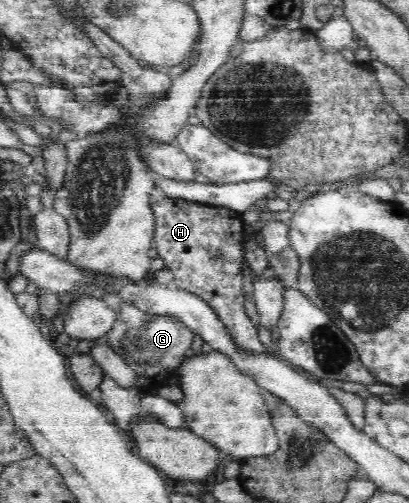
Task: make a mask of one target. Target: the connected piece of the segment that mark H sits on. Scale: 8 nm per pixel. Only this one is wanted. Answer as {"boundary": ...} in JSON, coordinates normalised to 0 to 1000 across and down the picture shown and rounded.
{"boundary":[[[423,390],[369,400],[367,412],[379,435],[377,487],[428,551],[423,571],[487,588],[528,618],[550,656],[589,698],[645,700],[645,686],[631,676],[631,656],[606,634],[597,612],[592,523],[601,473],[592,421]]]}

